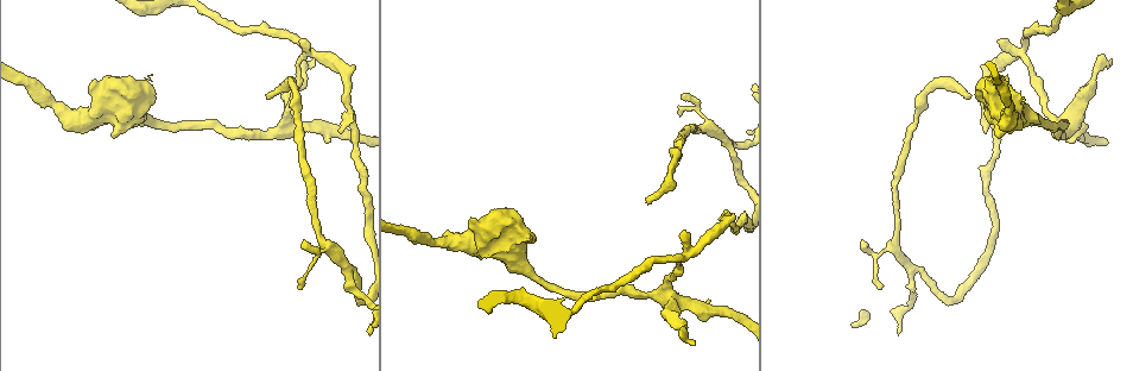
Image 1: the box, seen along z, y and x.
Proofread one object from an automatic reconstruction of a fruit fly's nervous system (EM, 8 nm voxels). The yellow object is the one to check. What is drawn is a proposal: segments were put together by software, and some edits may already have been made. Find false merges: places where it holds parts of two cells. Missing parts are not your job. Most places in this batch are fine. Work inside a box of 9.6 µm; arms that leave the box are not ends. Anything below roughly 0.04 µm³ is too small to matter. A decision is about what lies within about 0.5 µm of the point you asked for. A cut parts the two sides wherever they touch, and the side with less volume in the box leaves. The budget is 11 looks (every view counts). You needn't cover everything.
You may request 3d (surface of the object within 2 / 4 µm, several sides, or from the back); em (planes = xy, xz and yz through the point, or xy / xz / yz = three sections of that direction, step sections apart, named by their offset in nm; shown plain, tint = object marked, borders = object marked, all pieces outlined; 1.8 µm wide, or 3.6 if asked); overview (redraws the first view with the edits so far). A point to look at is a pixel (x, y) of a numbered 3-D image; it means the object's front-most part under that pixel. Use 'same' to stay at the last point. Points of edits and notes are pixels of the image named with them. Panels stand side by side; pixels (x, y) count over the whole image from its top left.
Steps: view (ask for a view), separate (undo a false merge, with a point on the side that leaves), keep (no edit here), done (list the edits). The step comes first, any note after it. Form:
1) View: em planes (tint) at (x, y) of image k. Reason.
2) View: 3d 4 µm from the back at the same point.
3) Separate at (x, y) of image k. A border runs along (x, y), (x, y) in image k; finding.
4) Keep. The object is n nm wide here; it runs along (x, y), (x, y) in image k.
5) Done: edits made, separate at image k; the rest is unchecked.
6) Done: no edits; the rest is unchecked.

View: em 3.6 µm planes (plain) at (457, 240) of image 1.

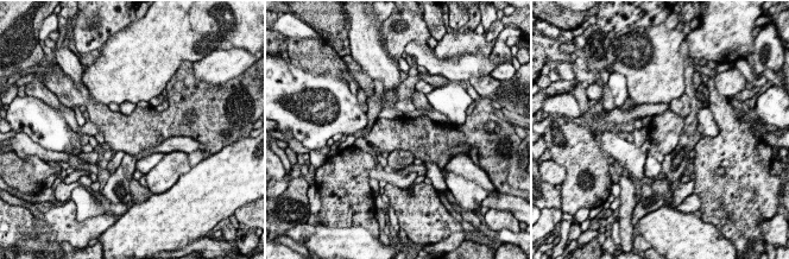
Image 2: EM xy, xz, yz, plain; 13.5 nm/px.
View: em 3.6 µm planes (tint) at the same point. Where the object lies.

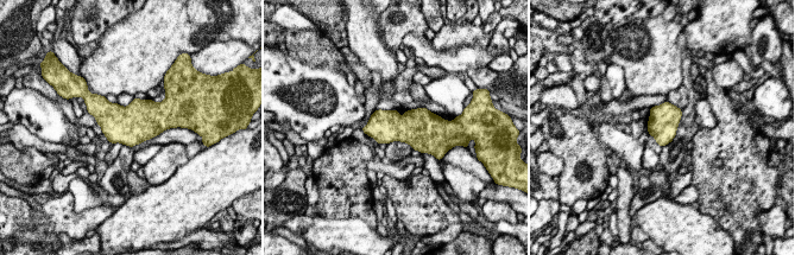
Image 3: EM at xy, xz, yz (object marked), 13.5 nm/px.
Keep. All the same cell.

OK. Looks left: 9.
View: 3d 2 µm at (282, 127) of image 1. Four or more arms meet.

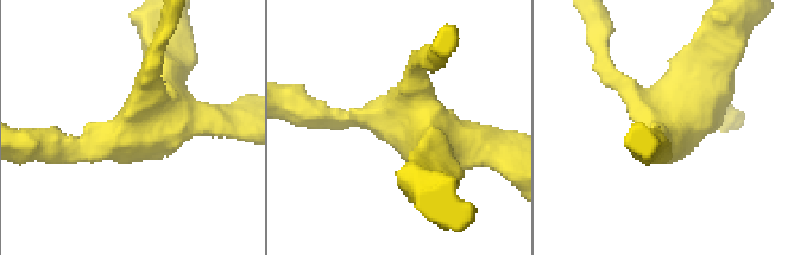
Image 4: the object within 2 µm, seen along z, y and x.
View: em planes (tint) at (140, 125) of image 4. 4 arms meet here; need the tissue.

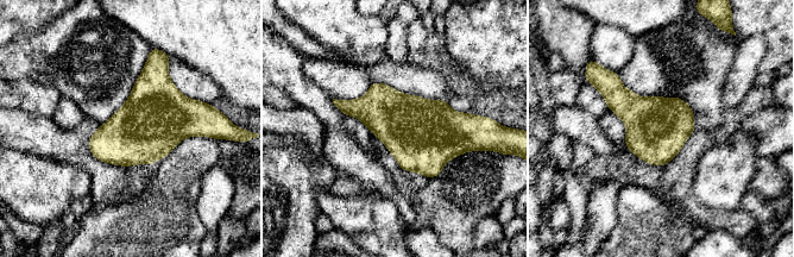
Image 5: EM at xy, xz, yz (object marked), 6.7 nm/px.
Keep. All the same cell.

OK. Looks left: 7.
View: 3d 4 µm at (688, 252) of image 1. Sudden change in width.

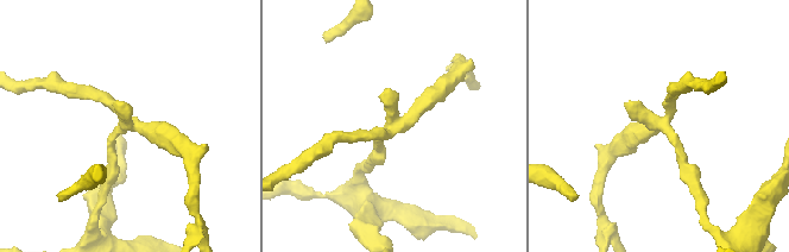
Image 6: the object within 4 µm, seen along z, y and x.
View: em planes (plain) at (661, 124) of image 6. Shape alone is not enough.

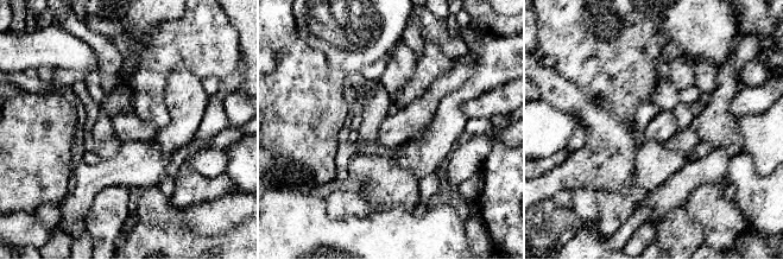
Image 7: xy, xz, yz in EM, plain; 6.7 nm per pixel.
View: em planes (borders) at the same point.

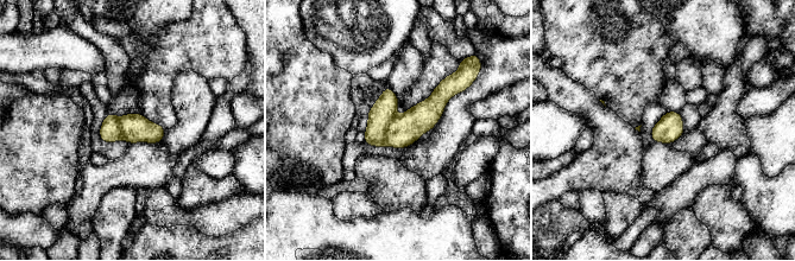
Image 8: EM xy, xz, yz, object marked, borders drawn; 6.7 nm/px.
Separate at (403, 131) of image 8. Two cells meet here.

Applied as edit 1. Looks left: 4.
Done: edits made, separate at image 8; the rest is unchecked.

